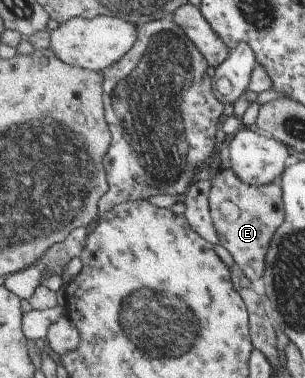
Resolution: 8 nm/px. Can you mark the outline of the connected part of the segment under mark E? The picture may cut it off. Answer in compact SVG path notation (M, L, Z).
M230 166L222 167L219 174L211 179L213 188L209 206L219 244L230 253L235 265L251 282L263 279L268 250L276 232L285 222L282 186L252 185L243 182Z

